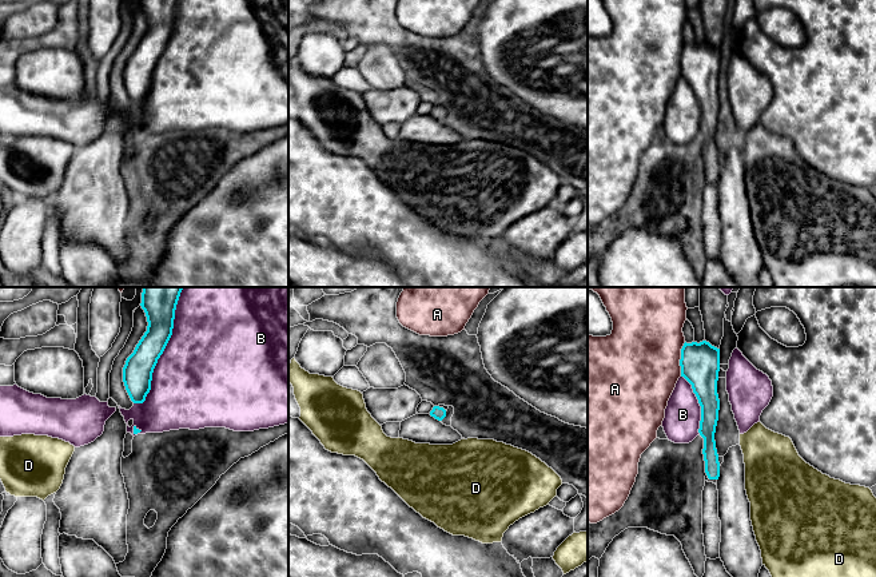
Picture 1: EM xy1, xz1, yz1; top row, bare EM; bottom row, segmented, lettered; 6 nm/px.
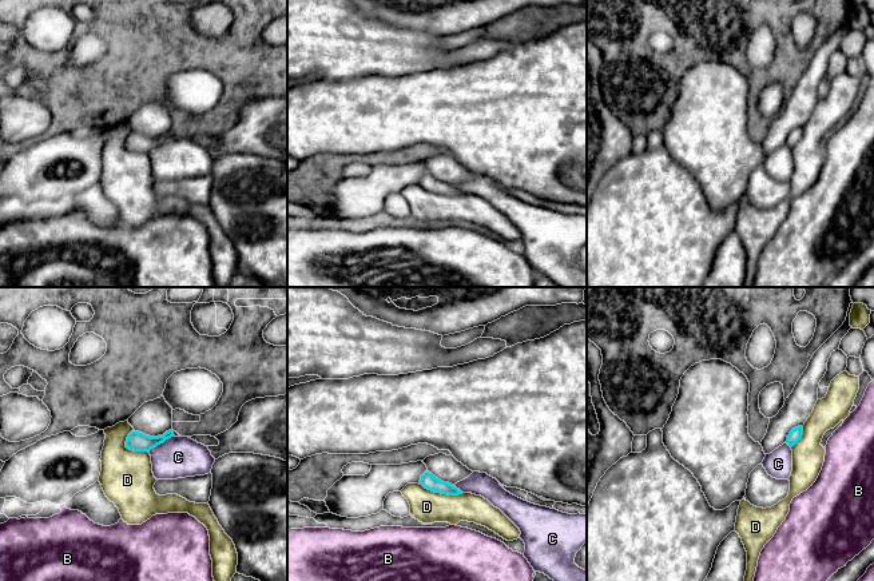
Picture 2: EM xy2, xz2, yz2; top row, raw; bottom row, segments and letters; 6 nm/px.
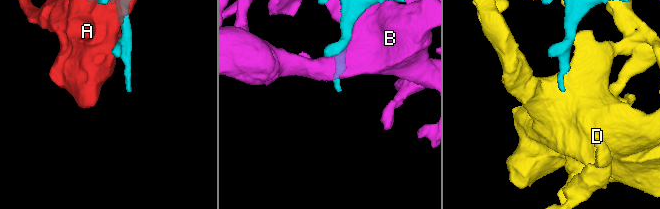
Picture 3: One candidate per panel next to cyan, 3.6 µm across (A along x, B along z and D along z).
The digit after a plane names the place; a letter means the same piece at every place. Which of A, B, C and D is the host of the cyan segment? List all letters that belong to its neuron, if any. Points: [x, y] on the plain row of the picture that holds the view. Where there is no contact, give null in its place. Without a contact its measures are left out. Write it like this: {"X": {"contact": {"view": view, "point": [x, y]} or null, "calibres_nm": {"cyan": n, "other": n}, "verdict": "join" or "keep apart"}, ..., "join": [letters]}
{"A": {"contact": {"view": "yz1", "point": [680, 60]}, "calibres_nm": {"cyan": 240, "other": 500}, "verdict": "keep apart"}, "B": {"contact": {"view": "xy1", "point": [160, 55]}, "calibres_nm": {"cyan": 180, "other": 500}, "verdict": "keep apart"}, "C": {"contact": {"view": "xy2", "point": [159, 144]}, "calibres_nm": {"cyan": 120, "other": 260}, "verdict": "keep apart"}, "D": {"contact": {"view": "xz2", "point": [441, 194]}, "calibres_nm": {"cyan": 90, "other": 200}, "verdict": "keep apart"}, "join": []}

